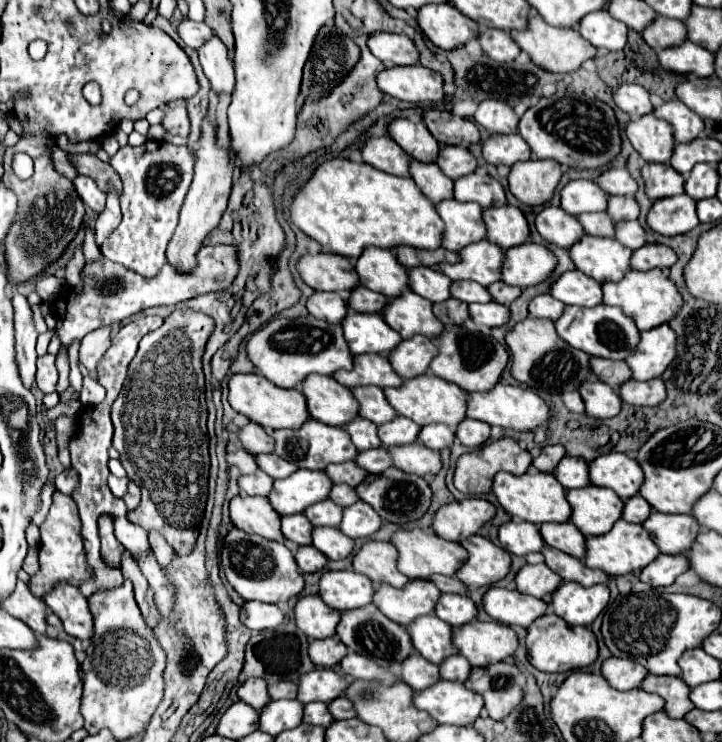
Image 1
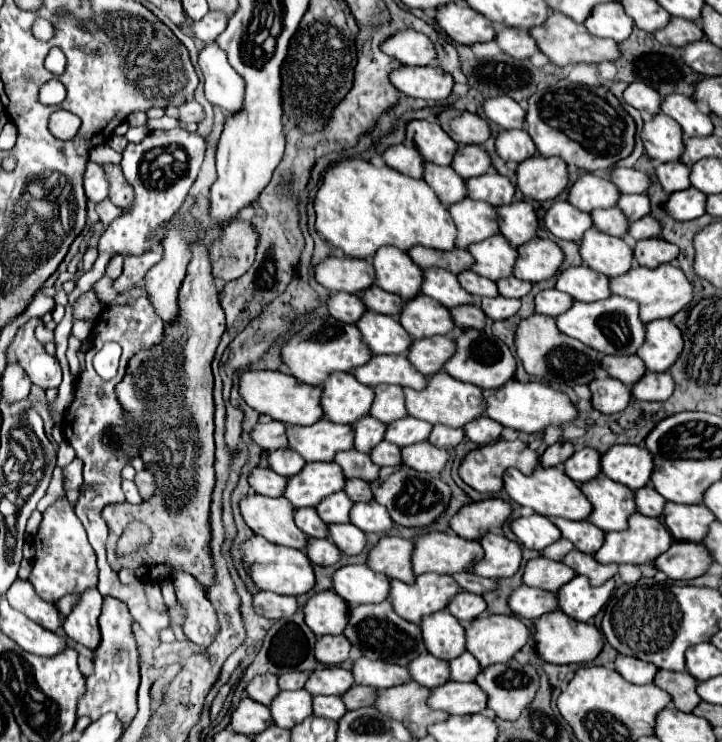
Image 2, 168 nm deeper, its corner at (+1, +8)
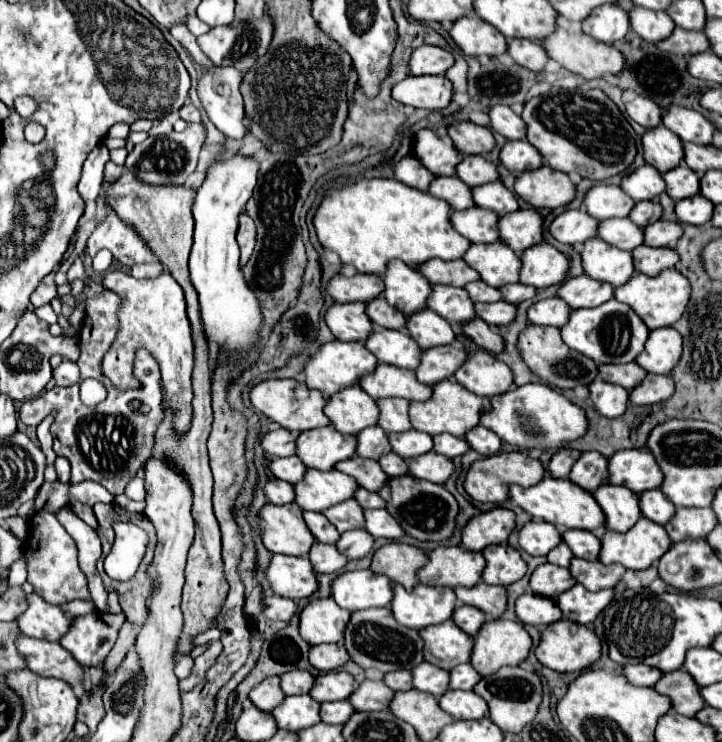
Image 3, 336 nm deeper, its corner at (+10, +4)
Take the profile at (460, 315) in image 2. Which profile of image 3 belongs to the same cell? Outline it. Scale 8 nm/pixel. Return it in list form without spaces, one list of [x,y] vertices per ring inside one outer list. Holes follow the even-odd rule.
[[[474,319],[466,325],[462,325],[462,333],[466,337],[470,337],[480,349],[488,351],[488,353],[500,353],[504,351],[504,339],[500,337],[500,333],[494,333],[492,327],[480,319]]]

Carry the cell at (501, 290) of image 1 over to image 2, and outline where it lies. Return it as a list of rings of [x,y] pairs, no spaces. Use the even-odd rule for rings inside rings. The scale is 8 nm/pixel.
[[[505,277],[505,279],[499,279],[497,281],[497,287],[499,287],[499,293],[503,297],[523,297],[531,291],[531,283],[529,281],[521,281],[517,277]]]

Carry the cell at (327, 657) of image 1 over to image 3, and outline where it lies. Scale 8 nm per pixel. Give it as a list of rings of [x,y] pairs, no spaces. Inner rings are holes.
[[[342,643],[332,645],[316,645],[310,649],[310,663],[318,671],[334,671],[340,669],[348,661],[348,651]]]

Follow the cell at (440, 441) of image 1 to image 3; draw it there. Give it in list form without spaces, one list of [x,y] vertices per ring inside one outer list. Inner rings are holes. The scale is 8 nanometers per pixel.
[[[448,433],[434,437],[434,451],[440,455],[446,455],[450,459],[462,457],[468,449],[470,449],[470,445],[464,437],[452,437]]]

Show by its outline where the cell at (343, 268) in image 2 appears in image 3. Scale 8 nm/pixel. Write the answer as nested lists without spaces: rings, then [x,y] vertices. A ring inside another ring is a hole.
[[[360,273],[354,277],[336,275],[328,283],[328,293],[334,297],[336,303],[352,303],[352,301],[368,303],[380,297],[382,291],[384,291],[382,277],[376,275],[360,275]]]

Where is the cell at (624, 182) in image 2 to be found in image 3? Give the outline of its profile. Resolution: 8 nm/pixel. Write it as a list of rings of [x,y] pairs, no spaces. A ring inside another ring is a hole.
[[[642,165],[630,175],[624,175],[620,187],[634,201],[648,201],[658,199],[660,193],[664,193],[664,179],[652,165]]]

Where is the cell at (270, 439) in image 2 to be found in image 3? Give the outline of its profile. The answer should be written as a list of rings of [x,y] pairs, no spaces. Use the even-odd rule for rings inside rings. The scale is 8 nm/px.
[[[276,429],[276,431],[270,431],[262,439],[262,447],[264,447],[266,455],[278,455],[278,457],[296,455],[296,437],[298,437],[298,433],[294,433],[294,431]]]

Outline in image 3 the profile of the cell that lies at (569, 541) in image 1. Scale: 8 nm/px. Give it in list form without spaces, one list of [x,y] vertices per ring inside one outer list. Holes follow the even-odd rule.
[[[566,529],[562,533],[564,543],[572,549],[574,557],[586,559],[586,561],[596,561],[600,553],[600,539],[594,537],[590,531],[580,531],[580,529]]]

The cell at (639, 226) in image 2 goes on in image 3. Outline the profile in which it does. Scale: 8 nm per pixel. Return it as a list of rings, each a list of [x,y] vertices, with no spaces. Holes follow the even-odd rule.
[[[656,221],[644,227],[644,245],[648,247],[668,247],[682,237],[682,225],[676,221]]]

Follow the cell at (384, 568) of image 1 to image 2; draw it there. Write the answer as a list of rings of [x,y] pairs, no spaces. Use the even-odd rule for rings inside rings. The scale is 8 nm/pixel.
[[[381,537],[379,543],[369,551],[367,565],[377,573],[385,573],[389,579],[413,583],[415,573],[411,569],[411,553],[413,543],[409,539]]]

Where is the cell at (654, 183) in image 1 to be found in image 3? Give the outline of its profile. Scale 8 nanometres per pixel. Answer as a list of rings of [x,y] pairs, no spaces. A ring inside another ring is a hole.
[[[680,163],[676,169],[664,173],[664,181],[668,185],[666,193],[674,201],[692,197],[692,195],[696,195],[700,191],[700,177],[698,177],[698,173],[688,169],[686,163]]]

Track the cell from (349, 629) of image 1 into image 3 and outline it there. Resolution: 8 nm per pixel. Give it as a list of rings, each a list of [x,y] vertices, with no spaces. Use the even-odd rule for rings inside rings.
[[[366,609],[366,611],[354,611],[352,619],[346,629],[346,651],[350,653],[352,661],[358,663],[362,669],[374,667],[382,673],[398,671],[398,669],[414,669],[424,661],[422,647],[424,641],[416,629],[404,627],[396,623],[390,609]]]

